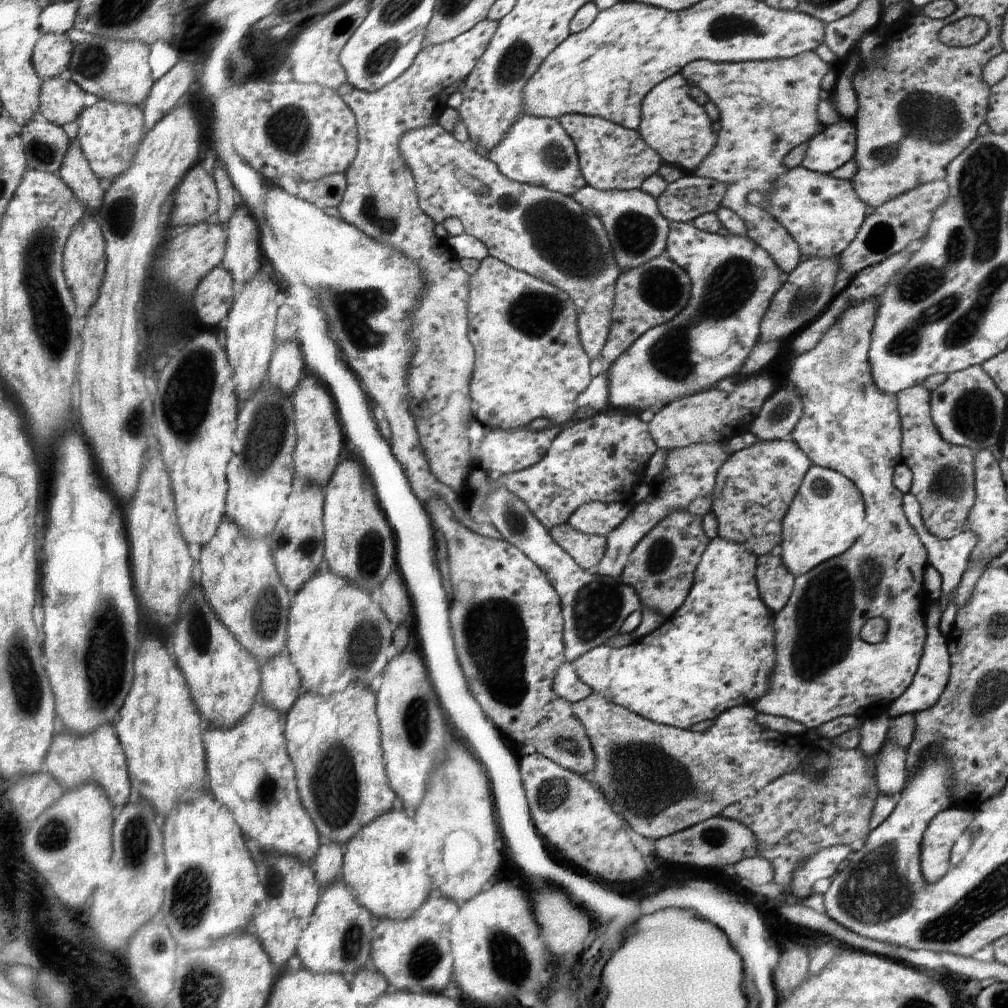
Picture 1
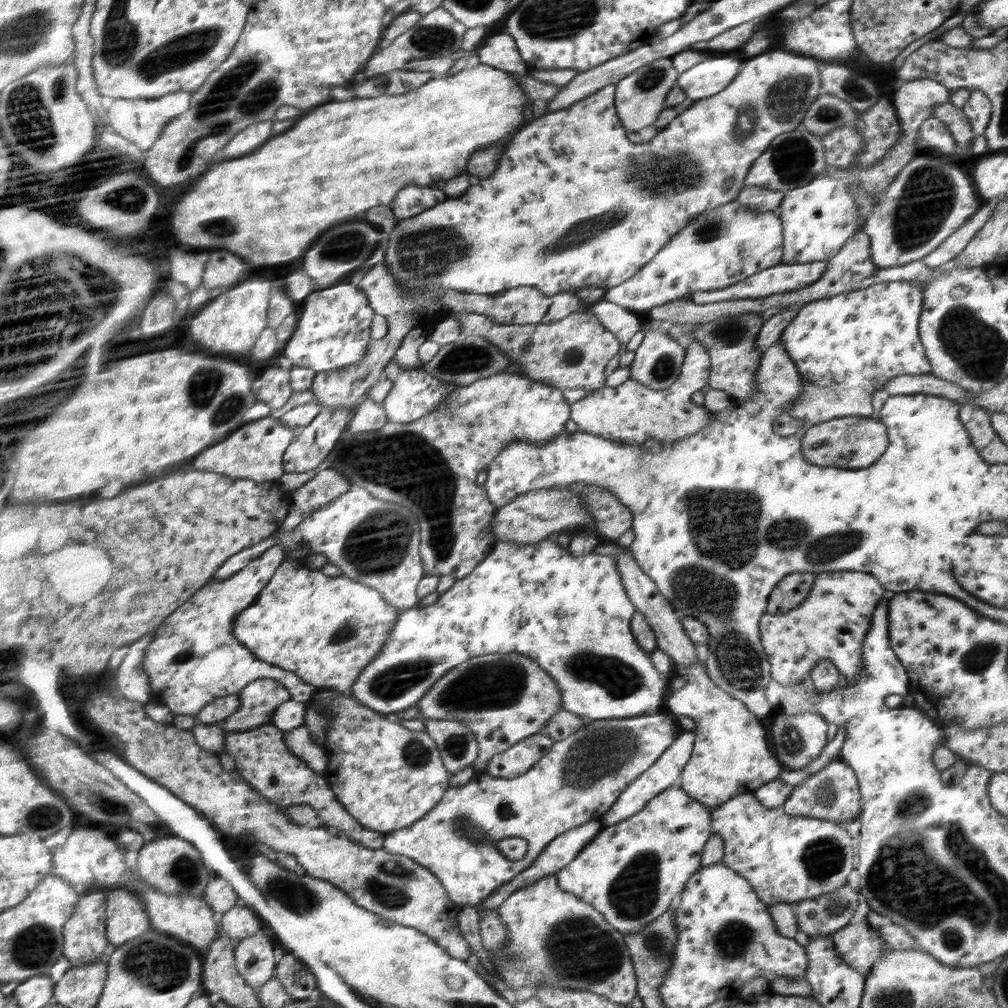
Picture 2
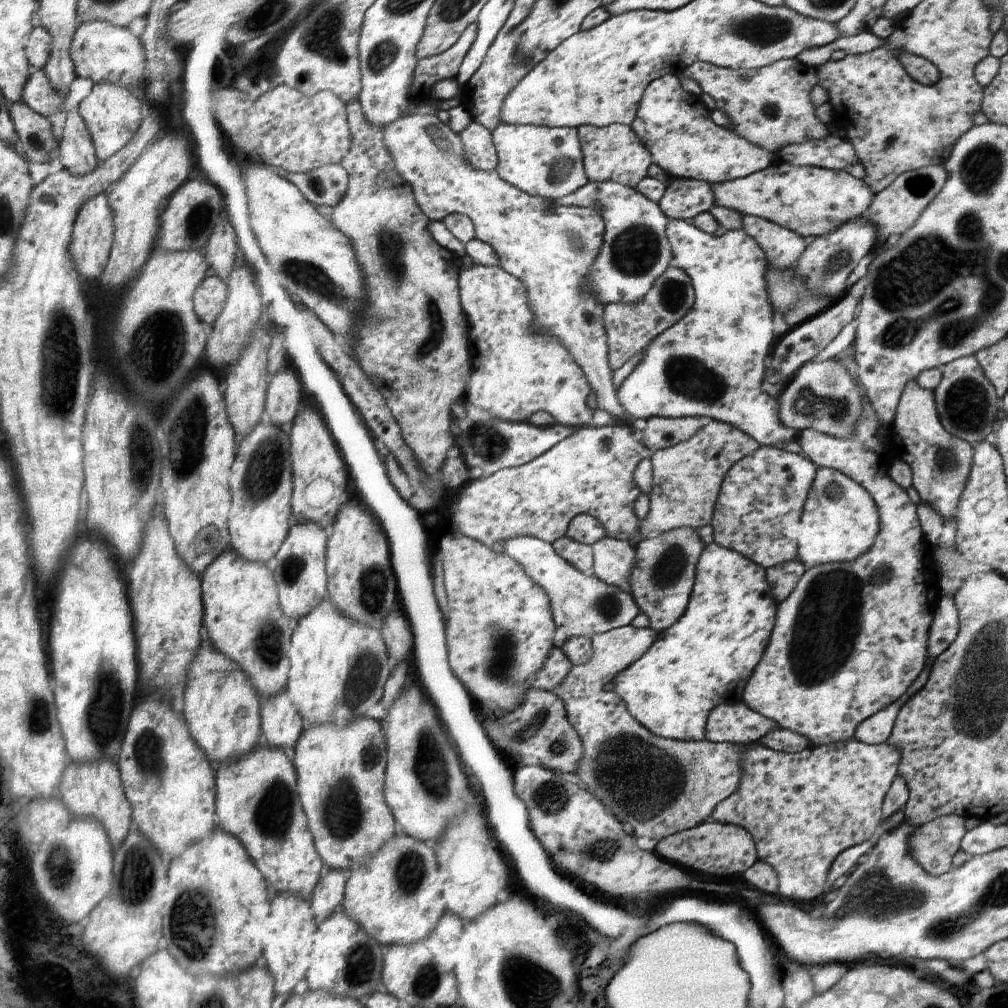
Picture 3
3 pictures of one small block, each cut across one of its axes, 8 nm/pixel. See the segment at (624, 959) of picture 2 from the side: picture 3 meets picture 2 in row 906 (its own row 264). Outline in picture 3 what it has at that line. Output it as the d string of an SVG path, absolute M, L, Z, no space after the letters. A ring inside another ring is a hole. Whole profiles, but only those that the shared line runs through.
M411 115L396 119L383 128L384 143L389 149L395 168L404 180L413 187L418 206L433 221L441 221L449 215L470 217L476 229L475 238L489 244L499 258L499 265L506 272L518 277L525 284L531 311L535 314L535 327L541 333L554 333L566 345L597 395L599 408L605 409L614 418L622 418L625 410L617 397L609 364L608 332L604 321L604 304L589 285L591 267L598 260L604 246L605 224L600 214L590 207L564 206L540 195L530 195L516 188L495 170L484 172L474 168L466 160L461 137L444 124L438 115Z

